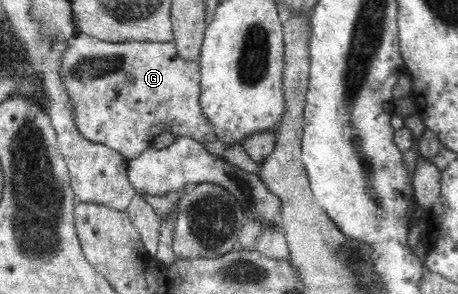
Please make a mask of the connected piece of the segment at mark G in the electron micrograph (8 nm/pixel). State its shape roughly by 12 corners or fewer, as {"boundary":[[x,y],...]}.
{"boundary":[[77,32],[61,79],[85,139],[217,140],[174,41]]}

